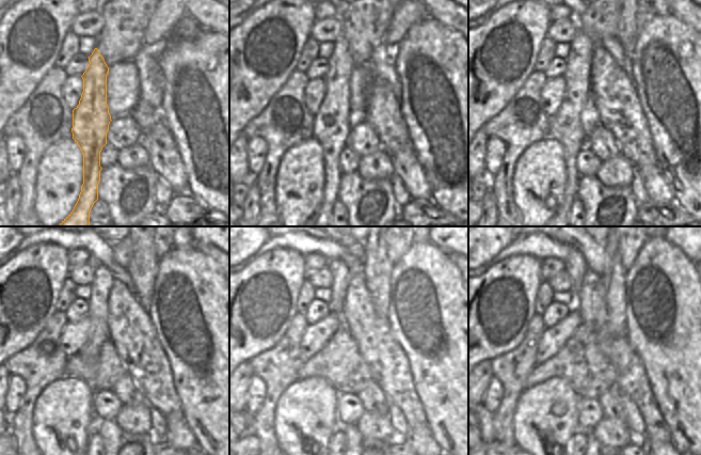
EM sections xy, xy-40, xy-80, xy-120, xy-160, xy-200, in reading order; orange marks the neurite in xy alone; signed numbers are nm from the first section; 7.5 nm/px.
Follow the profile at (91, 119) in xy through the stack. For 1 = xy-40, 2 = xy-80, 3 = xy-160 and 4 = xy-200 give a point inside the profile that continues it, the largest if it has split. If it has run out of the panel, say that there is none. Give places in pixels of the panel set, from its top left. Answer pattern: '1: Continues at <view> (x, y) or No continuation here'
1: Continues at xy-40 (331, 128)
2: Continues at xy-80 (566, 127)
3: Continues at xy-160 (341, 276)
4: Continues at xy-200 (574, 264).

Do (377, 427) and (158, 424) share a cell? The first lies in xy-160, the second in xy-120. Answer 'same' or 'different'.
different

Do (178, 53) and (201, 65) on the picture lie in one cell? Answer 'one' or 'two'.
one

